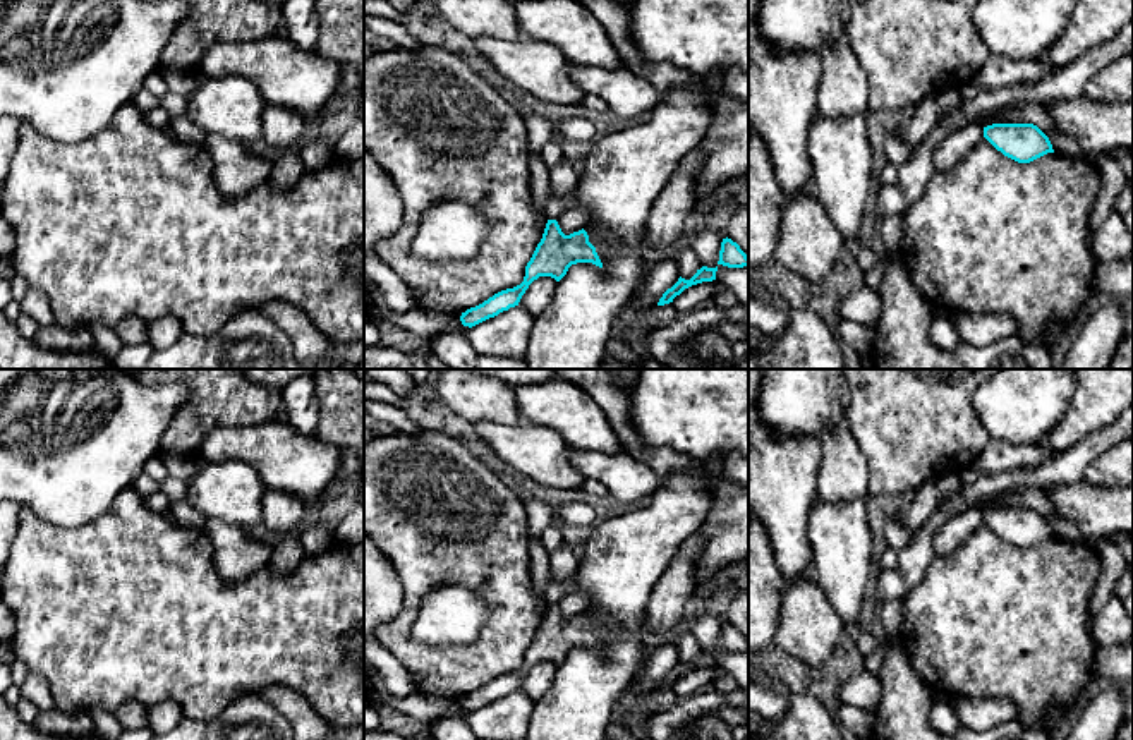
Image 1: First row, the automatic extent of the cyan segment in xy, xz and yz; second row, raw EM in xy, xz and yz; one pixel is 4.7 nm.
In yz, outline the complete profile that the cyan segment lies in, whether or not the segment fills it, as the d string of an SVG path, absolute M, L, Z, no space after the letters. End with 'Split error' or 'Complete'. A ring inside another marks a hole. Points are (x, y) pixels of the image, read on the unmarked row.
M992 508L984 512L984 522L1018 548L1030 548L1054 537L1049 522L1033 508Z. Complete

